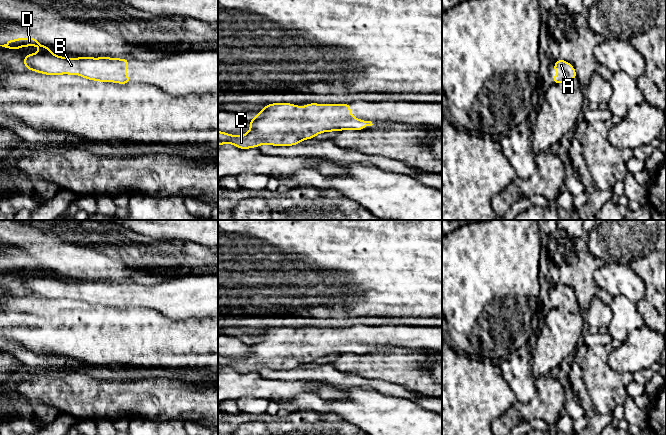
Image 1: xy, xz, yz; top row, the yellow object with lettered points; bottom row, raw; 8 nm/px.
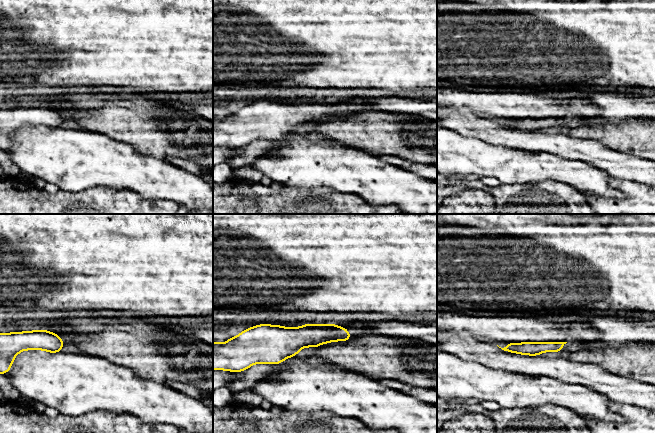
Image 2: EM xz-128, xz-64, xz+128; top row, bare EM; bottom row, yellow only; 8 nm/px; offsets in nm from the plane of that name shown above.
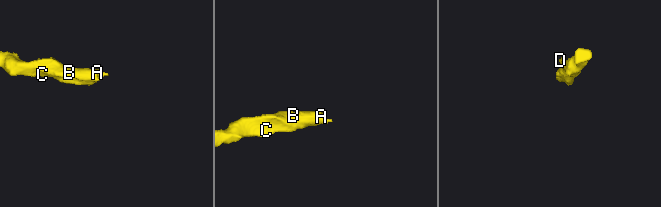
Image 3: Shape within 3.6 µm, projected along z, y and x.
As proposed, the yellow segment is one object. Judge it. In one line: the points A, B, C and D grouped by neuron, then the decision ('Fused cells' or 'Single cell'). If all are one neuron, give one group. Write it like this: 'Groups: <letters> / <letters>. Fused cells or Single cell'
Groups: A B C D. Single cell

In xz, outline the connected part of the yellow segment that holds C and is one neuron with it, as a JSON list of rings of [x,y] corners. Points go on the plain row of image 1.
[[[274,327],[265,329],[256,341],[249,345],[251,354],[242,360],[233,360],[218,355],[218,370],[230,367],[241,373],[258,371],[262,368],[273,370],[292,370],[304,363],[314,362],[321,356],[340,354],[364,354],[365,350],[372,350],[371,345],[356,343],[350,337],[351,330],[346,328],[306,328],[303,332],[290,327]]]

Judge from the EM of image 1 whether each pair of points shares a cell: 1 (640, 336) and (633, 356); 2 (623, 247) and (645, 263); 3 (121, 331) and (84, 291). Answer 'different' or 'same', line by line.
1: same
2: different
3: different

